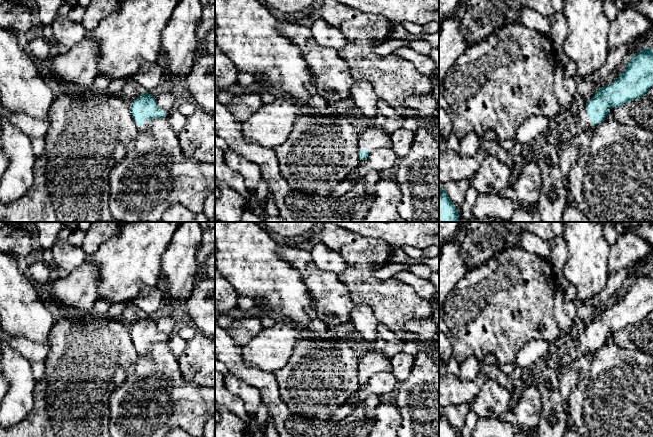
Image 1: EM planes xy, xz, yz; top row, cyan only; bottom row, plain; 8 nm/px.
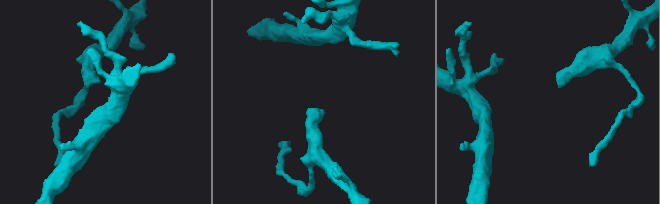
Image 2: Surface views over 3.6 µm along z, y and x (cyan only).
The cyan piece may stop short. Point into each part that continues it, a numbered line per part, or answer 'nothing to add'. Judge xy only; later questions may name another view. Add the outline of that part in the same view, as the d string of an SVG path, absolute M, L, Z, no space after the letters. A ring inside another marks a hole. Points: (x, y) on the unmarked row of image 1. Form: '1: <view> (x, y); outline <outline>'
1: xy (143, 352); outline M147 343L141 350L138 350L137 347L135 346L135 349L137 351L137 354L140 356L146 356L149 352L149 348L152 343Z

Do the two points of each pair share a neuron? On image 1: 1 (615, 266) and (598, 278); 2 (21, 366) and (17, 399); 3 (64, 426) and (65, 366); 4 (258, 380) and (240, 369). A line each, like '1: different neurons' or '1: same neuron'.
1: different neurons
2: same neuron
3: same neuron
4: same neuron

